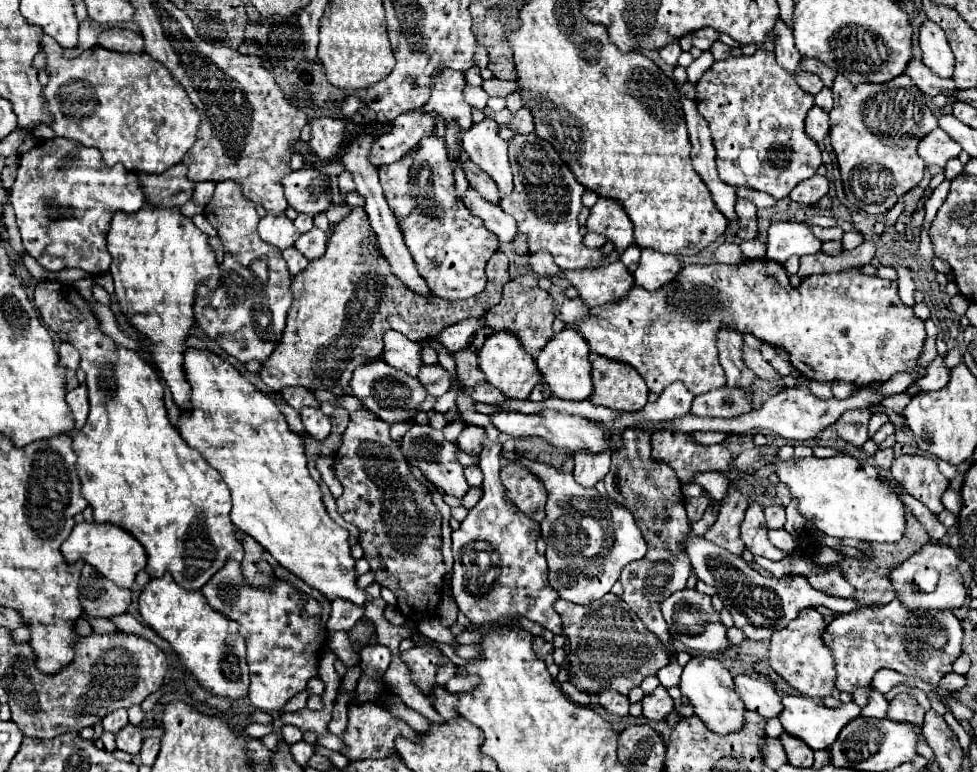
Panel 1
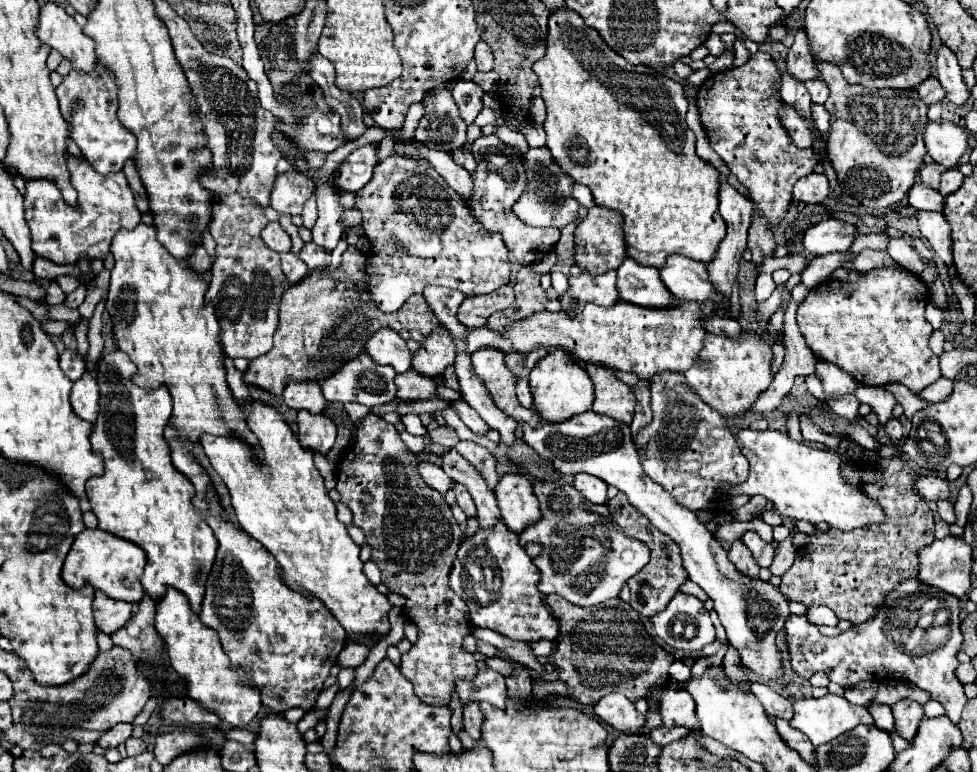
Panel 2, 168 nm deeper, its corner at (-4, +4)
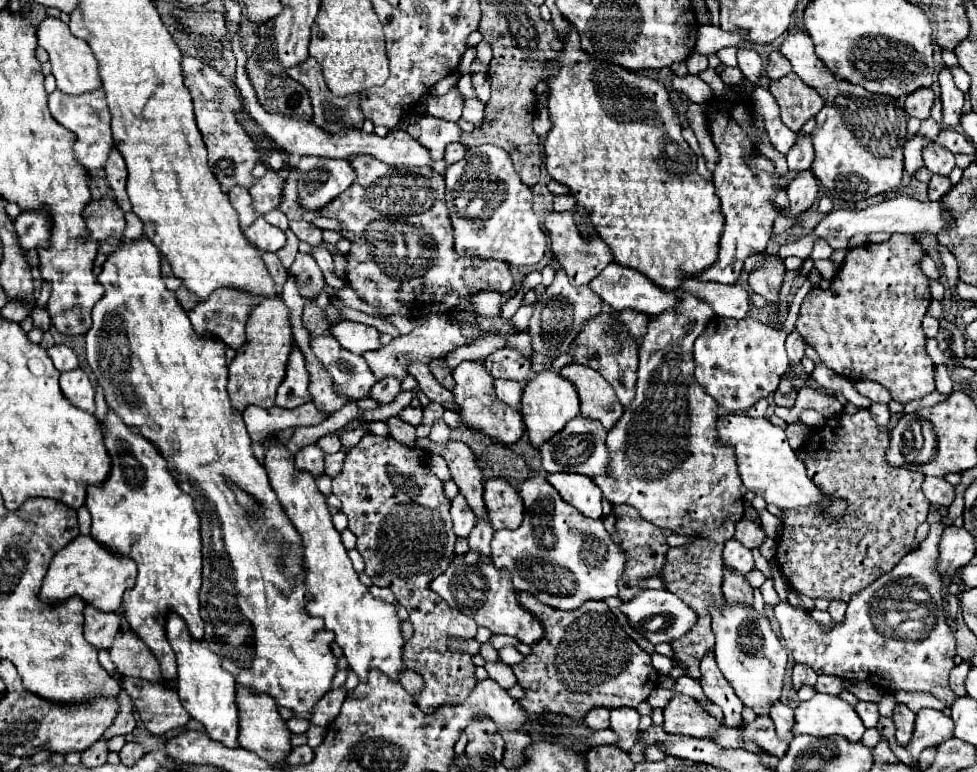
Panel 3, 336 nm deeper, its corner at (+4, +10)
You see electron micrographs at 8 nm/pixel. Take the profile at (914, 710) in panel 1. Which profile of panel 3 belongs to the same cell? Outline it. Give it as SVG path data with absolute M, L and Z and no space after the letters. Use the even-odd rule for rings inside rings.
M895 706L893 722L895 722L895 728L897 728L897 742L899 742L899 746L907 746L911 736L913 736L915 714L907 706Z

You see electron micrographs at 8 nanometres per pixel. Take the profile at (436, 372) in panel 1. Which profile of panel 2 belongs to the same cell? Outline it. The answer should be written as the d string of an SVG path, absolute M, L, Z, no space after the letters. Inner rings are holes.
M409 368L407 372L399 374L395 378L395 384L399 388L401 400L431 400L437 396L437 384L431 376L423 376L415 368Z

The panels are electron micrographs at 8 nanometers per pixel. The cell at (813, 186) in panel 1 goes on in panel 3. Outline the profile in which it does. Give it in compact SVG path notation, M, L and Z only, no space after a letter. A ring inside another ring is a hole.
M811 170L797 174L795 180L789 184L787 188L787 196L789 196L789 206L783 208L779 214L785 218L795 218L801 212L809 210L817 198L819 186L815 182L815 176L811 174Z

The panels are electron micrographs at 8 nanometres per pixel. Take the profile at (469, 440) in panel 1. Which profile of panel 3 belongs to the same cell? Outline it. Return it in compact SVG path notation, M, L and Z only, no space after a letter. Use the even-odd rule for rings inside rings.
M459 442L461 446L457 446L457 456L451 458L449 462L449 470L455 478L461 476L459 484L459 492L465 496L469 508L475 512L477 518L487 518L487 510L485 510L485 502L483 502L483 474L475 462L475 454L471 452L469 446L465 446L463 442Z

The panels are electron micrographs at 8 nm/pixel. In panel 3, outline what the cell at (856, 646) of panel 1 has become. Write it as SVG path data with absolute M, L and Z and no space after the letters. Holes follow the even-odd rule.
M937 522L929 528L927 540L923 540L921 548L915 552L909 552L897 566L891 570L891 574L883 574L883 578L877 578L867 590L855 594L855 598L847 604L847 616L841 626L837 626L831 632L823 632L815 620L807 612L799 612L791 608L787 602L775 606L775 616L781 626L781 636L785 640L785 646L793 652L795 662L811 666L817 674L833 674L849 682L867 681L877 688L883 688L885 692L905 690L905 692L931 692L933 696L945 700L949 706L955 702L955 694L949 688L949 672L955 666L955 638L951 634L951 628L947 624L943 598L941 598L941 576L937 572L937 558L939 558L939 538L943 534L945 526L943 522ZM889 604L895 604L893 610L889 610ZM913 604L911 610L905 610L901 606ZM881 684L881 686L879 686Z

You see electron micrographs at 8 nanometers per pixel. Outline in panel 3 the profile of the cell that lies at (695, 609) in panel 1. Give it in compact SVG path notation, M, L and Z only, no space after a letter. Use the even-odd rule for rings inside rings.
M643 590L635 594L635 598L621 602L619 610L627 616L629 624L653 644L673 642L675 638L681 638L683 634L687 634L687 630L691 630L691 626L695 624L695 612L667 590Z

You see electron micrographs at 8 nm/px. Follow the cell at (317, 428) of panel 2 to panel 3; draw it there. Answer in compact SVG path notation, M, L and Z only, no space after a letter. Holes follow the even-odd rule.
M317 444L301 448L301 452L295 454L295 468L313 474L315 478L323 474L323 452Z

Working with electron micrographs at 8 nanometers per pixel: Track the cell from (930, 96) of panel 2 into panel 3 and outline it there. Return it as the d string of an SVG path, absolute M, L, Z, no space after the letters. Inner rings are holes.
M923 88L915 94L909 94L905 96L905 104L903 104L903 110L907 112L907 116L913 116L913 118L919 118L919 120L925 120L929 118L929 110L933 106L933 90L931 88Z

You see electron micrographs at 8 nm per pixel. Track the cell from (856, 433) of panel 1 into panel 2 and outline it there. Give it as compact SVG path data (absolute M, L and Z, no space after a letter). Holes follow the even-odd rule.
M853 394L835 398L835 400L827 400L827 404L831 404L831 410L837 416L845 418L847 422L851 422L851 424L859 422L859 402L857 402L857 398Z

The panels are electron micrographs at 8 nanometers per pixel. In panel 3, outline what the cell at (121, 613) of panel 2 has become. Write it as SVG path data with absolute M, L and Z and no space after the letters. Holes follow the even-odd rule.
M93 606L85 608L85 626L83 634L87 642L97 650L109 650L113 646L113 638L119 632L119 618L117 614L103 614Z

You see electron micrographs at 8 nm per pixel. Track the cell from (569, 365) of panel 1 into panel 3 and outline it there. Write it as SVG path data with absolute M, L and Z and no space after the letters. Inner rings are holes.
M551 370L535 374L535 378L523 390L521 416L523 416L523 422L525 422L529 442L535 450L539 450L559 430L563 430L565 424L571 418L575 418L577 414L579 414L579 396L575 394L575 386L571 386L571 382L563 380L559 374L555 374Z

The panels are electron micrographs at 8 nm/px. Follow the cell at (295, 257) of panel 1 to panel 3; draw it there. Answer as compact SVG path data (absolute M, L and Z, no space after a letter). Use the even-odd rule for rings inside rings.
M263 252L263 254L261 254L261 258L263 258L263 262L265 262L265 266L267 266L267 270L269 270L269 274L271 274L273 282L281 288L281 286L285 284L285 280L287 280L287 270L281 266L281 262L279 262L277 254Z

